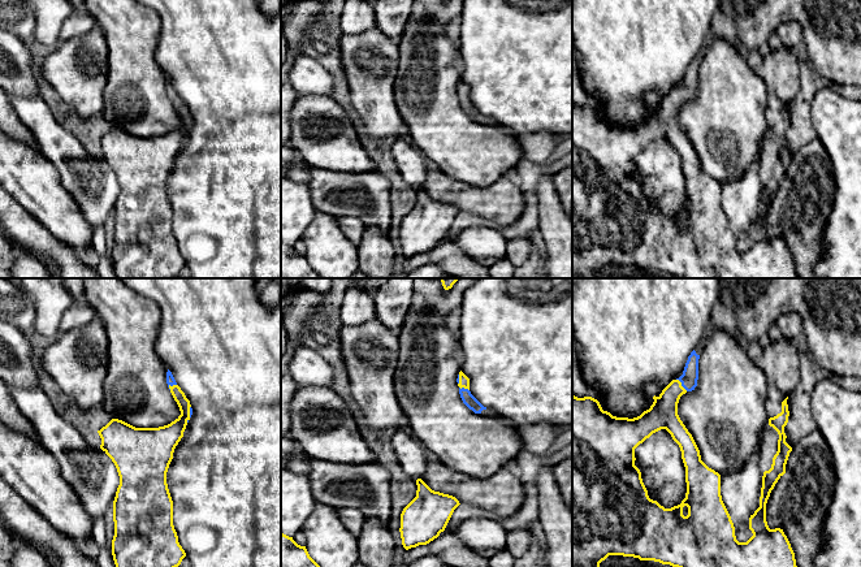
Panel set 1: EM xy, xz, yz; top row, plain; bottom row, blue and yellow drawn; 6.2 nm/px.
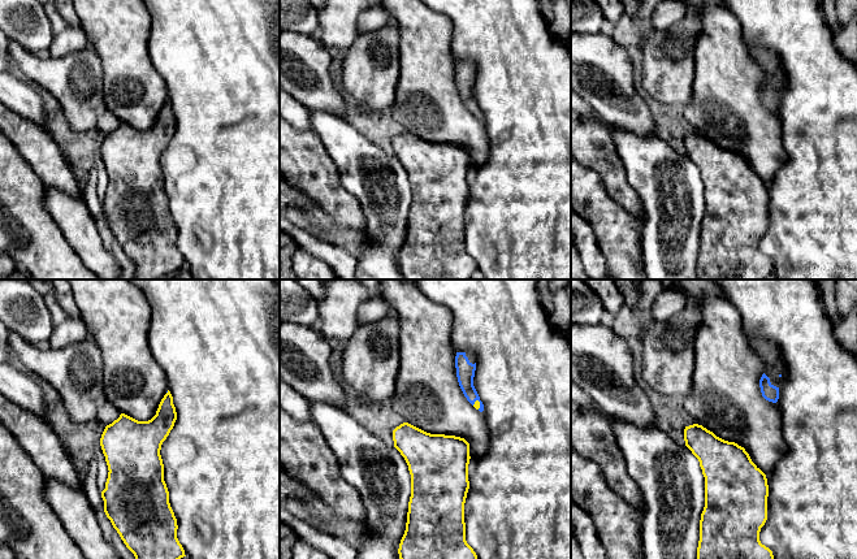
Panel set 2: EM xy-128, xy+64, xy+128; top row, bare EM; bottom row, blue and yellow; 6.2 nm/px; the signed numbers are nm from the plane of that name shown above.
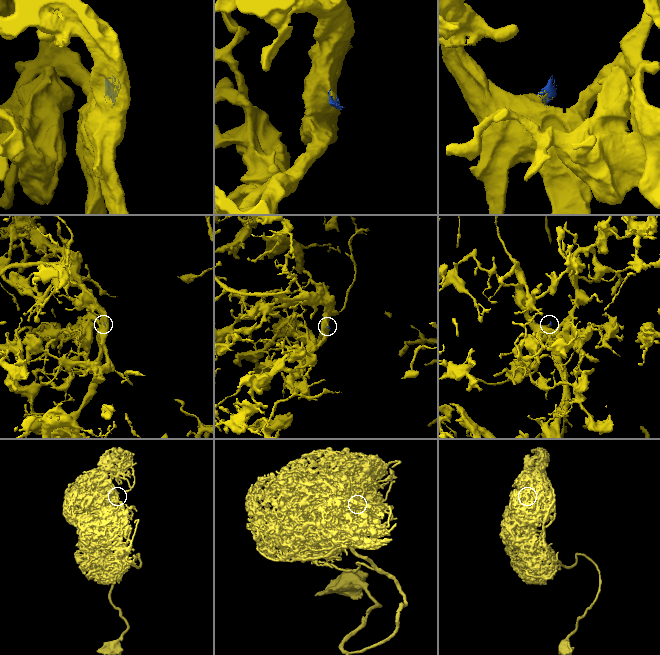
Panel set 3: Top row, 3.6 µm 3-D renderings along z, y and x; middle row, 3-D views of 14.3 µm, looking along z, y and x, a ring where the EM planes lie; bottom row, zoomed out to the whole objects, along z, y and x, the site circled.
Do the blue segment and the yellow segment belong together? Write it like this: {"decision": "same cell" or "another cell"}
{"decision": "same cell"}

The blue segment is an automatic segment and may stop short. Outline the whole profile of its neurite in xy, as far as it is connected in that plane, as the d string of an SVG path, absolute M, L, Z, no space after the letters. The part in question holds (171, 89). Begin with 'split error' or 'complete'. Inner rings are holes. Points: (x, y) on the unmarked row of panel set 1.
split error | M169 78L166 92L181 120L174 130L159 137L135 137L112 127L98 139L101 147L100 157L112 168L120 185L113 209L112 248L112 264L117 278L174 278L186 265L173 234L173 209L166 192L166 181L192 117Z

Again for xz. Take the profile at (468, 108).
split error | M460 79L457 87L459 95L459 103L463 112L472 118L475 122L484 125L497 125L497 122L484 116L470 100L470 87Z

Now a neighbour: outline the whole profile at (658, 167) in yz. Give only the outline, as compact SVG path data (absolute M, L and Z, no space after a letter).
M666 138L653 142L635 157L635 166L649 207L665 217L680 213L687 202L685 176L671 143Z

